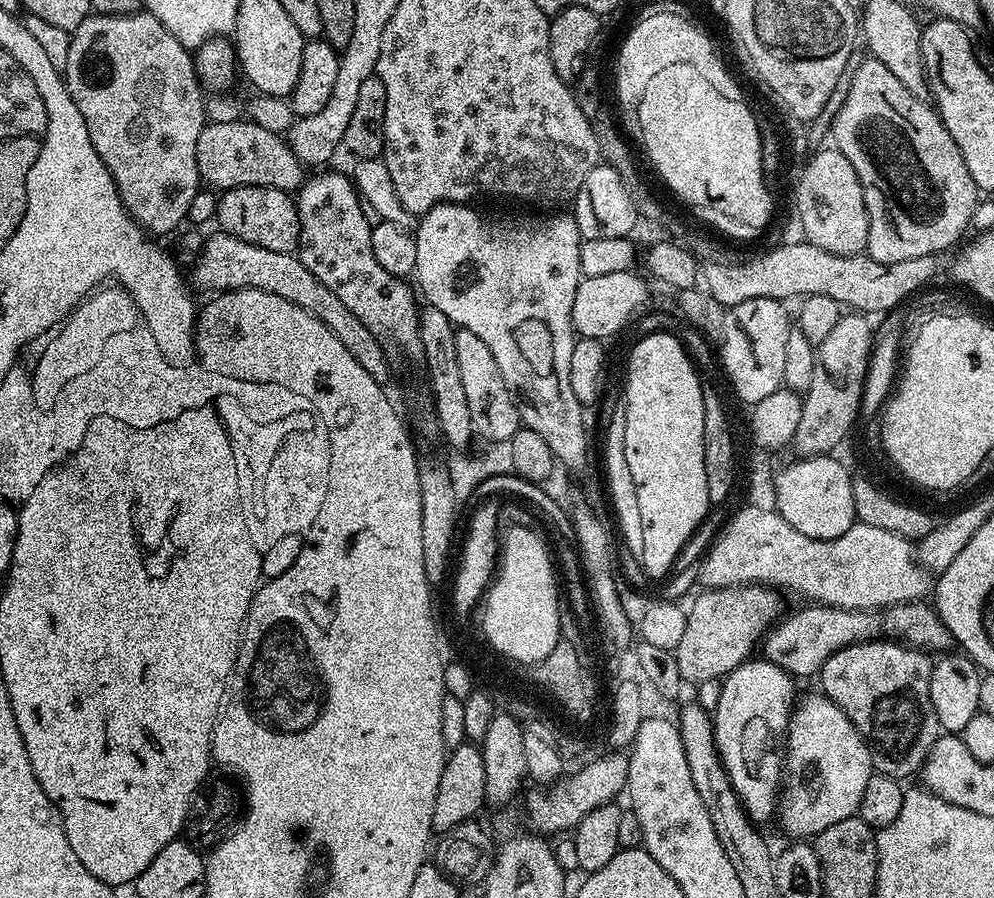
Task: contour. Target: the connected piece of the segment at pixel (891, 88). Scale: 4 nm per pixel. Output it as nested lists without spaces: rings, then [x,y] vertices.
[[[866,58],[851,73],[846,102],[842,102],[834,118],[830,140],[839,152],[850,158],[850,166],[854,166],[854,174],[858,174],[864,188],[868,215],[866,255],[874,262],[889,264],[906,262],[906,258],[936,256],[951,244],[959,245],[960,235],[969,231],[978,203],[978,189],[974,178],[970,178],[970,170],[966,170],[966,162],[962,162],[962,150],[950,138],[950,130],[941,122],[940,113],[927,99],[910,94],[882,62]]]

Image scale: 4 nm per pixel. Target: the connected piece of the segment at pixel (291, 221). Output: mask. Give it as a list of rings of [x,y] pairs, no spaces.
[[[238,186],[226,188],[219,193],[214,217],[219,231],[230,234],[234,238],[242,238],[242,242],[250,242],[250,246],[262,246],[262,250],[278,250],[295,253],[300,247],[300,223],[295,199],[282,190],[274,190],[270,186]]]

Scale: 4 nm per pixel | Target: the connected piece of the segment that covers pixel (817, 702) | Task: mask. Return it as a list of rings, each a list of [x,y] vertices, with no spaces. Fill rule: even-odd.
[[[808,696],[795,705],[788,724],[784,782],[778,801],[778,821],[792,838],[814,838],[826,826],[860,811],[866,782],[874,774],[872,755],[862,734],[830,697]]]

